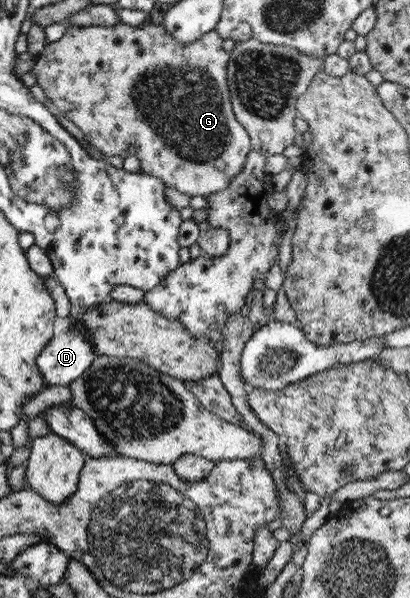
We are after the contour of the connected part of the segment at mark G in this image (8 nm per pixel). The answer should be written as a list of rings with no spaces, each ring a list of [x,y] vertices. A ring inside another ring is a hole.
[[[121,23],[110,26],[87,25],[87,27],[77,27],[70,25],[63,36],[55,42],[49,42],[41,53],[35,55],[34,64],[30,72],[35,75],[35,85],[39,85],[56,107],[57,113],[63,115],[79,128],[86,141],[95,147],[107,159],[112,155],[117,155],[125,159],[127,155],[133,154],[139,161],[139,170],[147,175],[152,175],[160,179],[166,187],[172,187],[183,193],[183,195],[203,195],[211,196],[215,192],[227,187],[229,180],[241,171],[244,159],[248,151],[252,149],[250,137],[243,129],[243,126],[234,118],[232,105],[229,99],[229,90],[226,82],[226,63],[229,54],[221,48],[222,38],[214,31],[209,31],[205,35],[197,38],[194,42],[180,44],[173,38],[165,35],[165,29],[160,24],[145,23],[139,26],[129,26]]]

